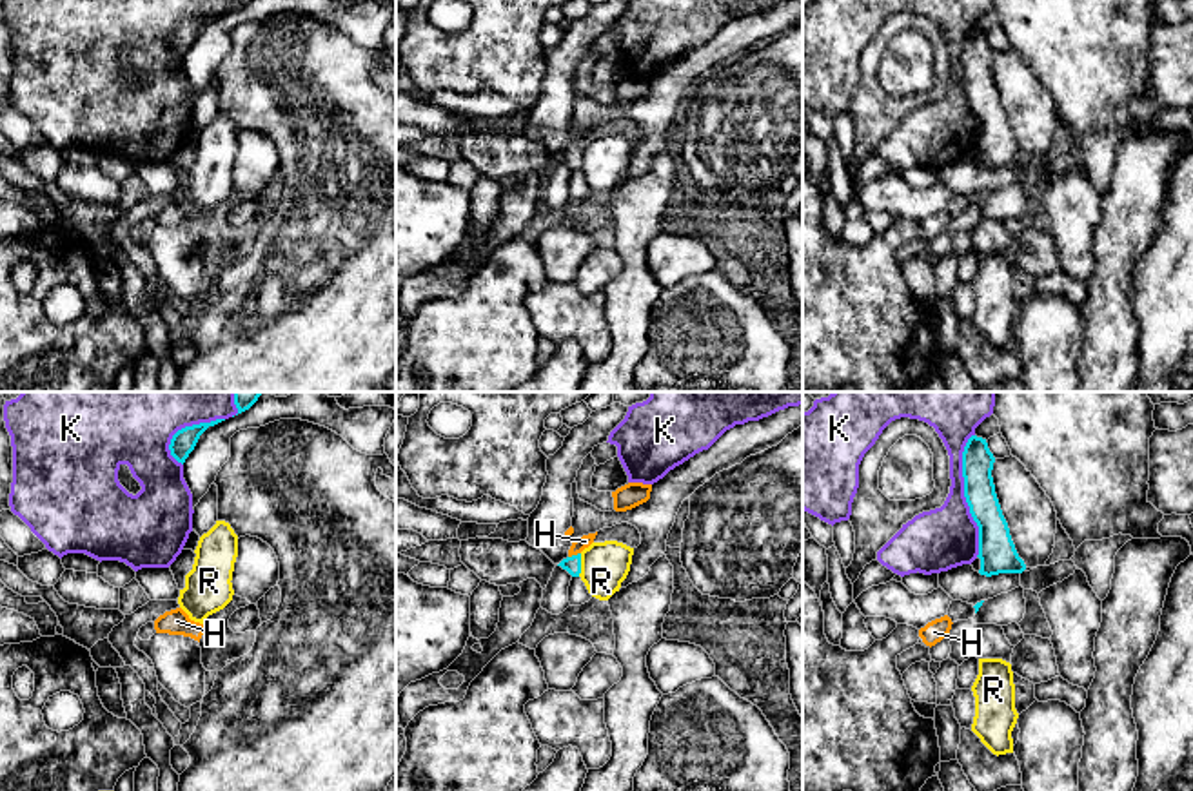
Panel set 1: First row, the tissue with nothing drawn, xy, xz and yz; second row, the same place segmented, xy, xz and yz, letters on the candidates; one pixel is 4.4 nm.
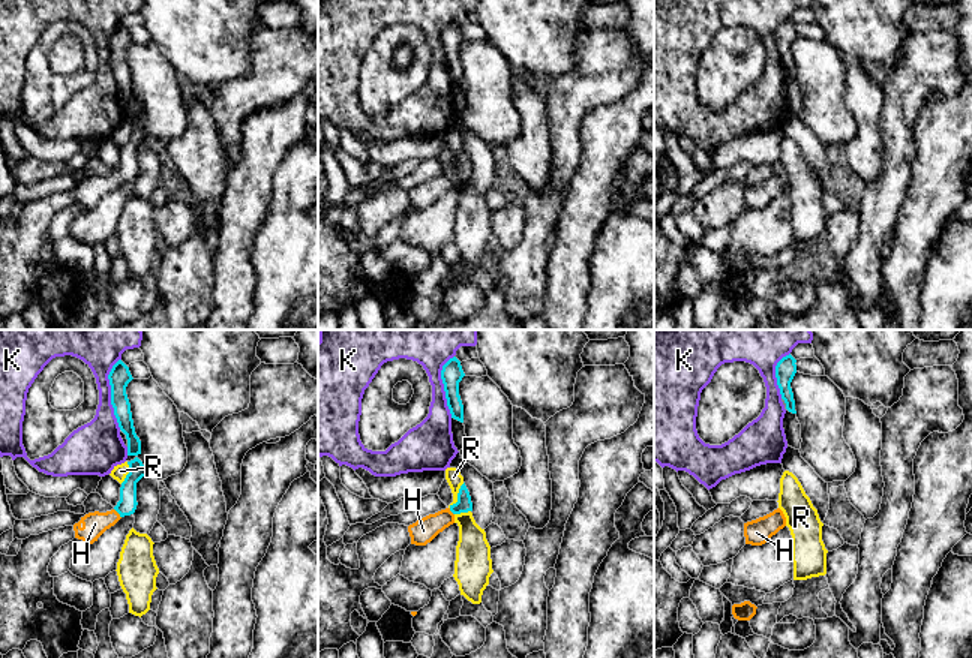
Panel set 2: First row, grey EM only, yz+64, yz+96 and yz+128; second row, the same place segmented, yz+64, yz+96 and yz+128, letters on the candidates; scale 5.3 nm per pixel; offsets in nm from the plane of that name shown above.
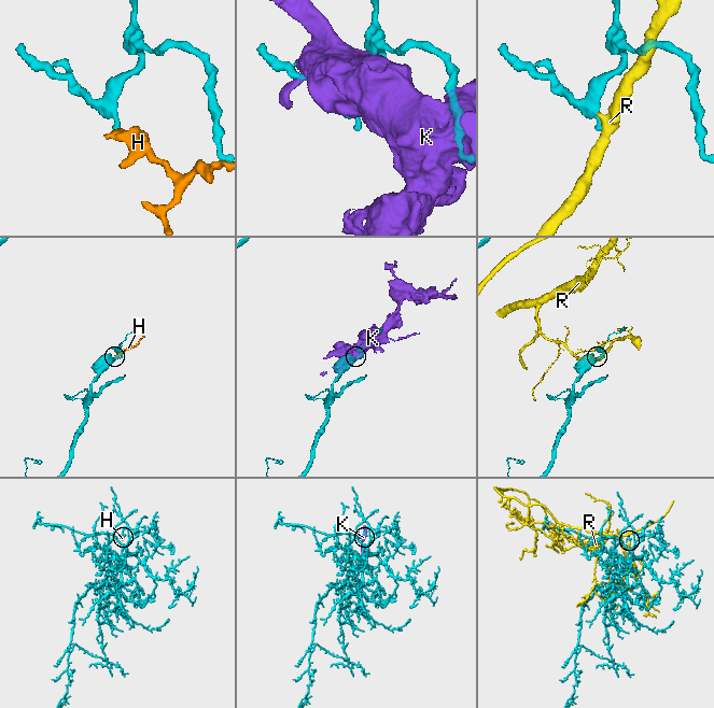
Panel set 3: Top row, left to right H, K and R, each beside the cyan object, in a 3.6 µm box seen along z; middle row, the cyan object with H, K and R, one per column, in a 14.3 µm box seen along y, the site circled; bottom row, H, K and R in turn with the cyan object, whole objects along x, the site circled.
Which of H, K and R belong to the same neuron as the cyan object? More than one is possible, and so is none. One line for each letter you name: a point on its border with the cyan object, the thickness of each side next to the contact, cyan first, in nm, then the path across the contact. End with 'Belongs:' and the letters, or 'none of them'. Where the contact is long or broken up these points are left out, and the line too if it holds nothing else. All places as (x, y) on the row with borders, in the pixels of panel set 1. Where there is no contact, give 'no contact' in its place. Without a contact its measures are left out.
H: contact xz (574, 556); calibres 80 and 60 nm; way xz (572, 565), (574, 556), (585, 541)
Belongs: H

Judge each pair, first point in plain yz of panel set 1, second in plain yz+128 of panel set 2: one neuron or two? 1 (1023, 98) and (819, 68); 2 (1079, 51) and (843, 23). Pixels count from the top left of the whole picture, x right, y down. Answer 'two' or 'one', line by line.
1: one
2: one

